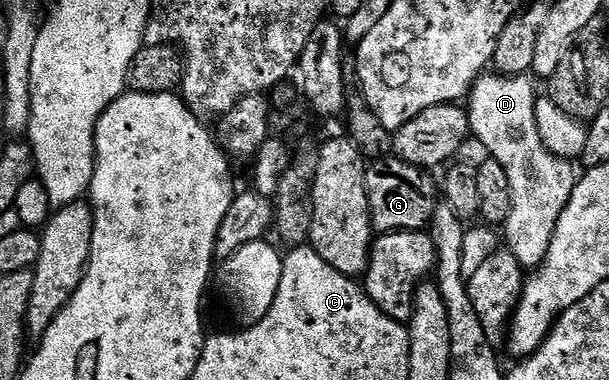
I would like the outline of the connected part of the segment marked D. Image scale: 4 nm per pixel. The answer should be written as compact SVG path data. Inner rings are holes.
M496 72L482 73L480 77L478 77L477 80L473 83L467 94L467 101L469 100L469 106L467 105L467 121L469 123L472 137L474 139L477 137L478 144L486 150L484 153L488 155L488 157L494 158L494 160L496 160L497 163L499 163L499 165L501 165L503 168L503 172L507 174L507 184L509 185L510 192L510 204L509 215L505 218L503 223L503 229L505 229L505 238L503 234L504 245L507 247L509 252L514 254L515 260L520 262L522 267L533 268L542 261L545 251L548 250L549 240L553 235L555 224L557 223L557 215L561 214L571 192L573 191L573 187L577 185L579 178L576 173L573 175L574 163L572 161L560 158L554 154L550 154L547 147L542 145L540 139L537 138L535 131L535 97L533 98L533 86L528 82L527 79L528 77L525 76L506 76Z

